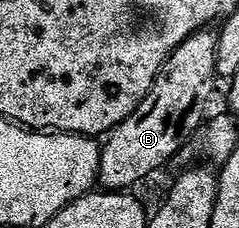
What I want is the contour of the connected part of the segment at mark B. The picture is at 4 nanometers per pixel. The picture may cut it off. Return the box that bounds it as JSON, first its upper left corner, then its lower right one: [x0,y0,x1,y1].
[98,30,218,190]

